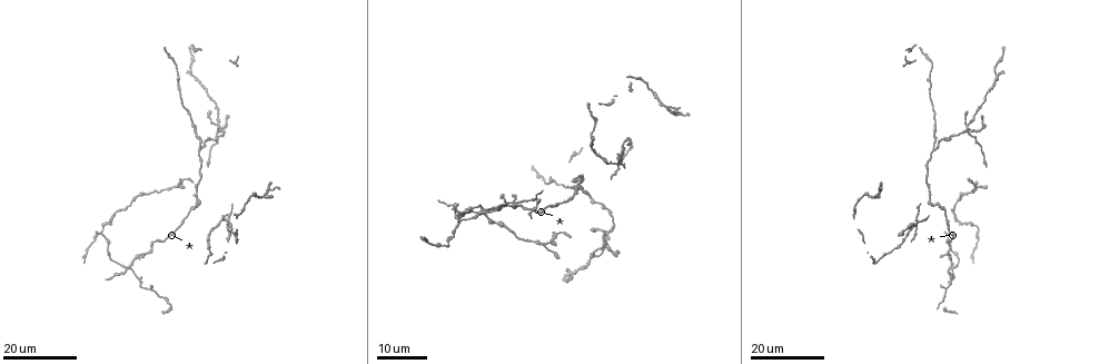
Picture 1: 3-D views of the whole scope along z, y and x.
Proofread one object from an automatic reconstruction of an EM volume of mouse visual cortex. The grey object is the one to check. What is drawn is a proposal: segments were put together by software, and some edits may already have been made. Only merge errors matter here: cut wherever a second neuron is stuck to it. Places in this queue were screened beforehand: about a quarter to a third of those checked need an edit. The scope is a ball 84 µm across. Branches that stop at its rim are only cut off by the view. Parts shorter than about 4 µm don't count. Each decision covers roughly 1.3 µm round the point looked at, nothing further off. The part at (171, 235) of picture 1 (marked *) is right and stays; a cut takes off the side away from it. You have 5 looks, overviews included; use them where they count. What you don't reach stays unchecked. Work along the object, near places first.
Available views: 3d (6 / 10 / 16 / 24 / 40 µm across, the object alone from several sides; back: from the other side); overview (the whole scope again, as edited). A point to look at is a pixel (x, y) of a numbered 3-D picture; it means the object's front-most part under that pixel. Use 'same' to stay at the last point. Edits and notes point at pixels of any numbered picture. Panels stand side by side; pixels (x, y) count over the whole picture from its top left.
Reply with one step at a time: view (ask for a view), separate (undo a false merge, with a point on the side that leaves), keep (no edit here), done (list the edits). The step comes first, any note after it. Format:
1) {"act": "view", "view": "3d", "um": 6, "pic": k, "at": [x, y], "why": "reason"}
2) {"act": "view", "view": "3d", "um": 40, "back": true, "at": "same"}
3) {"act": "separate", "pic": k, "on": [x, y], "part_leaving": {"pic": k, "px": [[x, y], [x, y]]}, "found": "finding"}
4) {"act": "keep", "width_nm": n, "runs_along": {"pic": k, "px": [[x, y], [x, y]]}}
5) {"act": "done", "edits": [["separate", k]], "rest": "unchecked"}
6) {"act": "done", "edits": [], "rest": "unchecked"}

{"act": "view", "view": "3d", "um": 16, "pic": 1, "at": [484, 213], "why": "small branch off a trunk"}

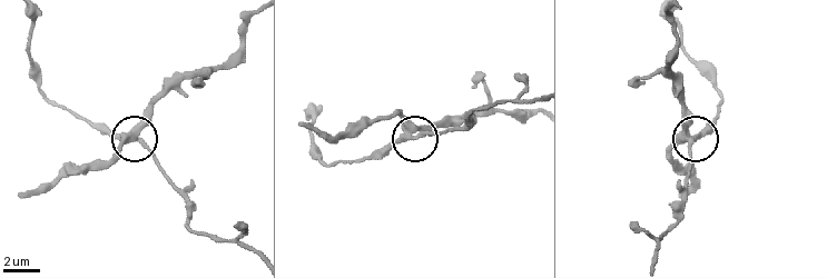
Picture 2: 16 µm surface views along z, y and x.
{"act": "view", "view": "3d", "um": 6, "pic": 2, "at": [413, 138], "why": "closer look"}

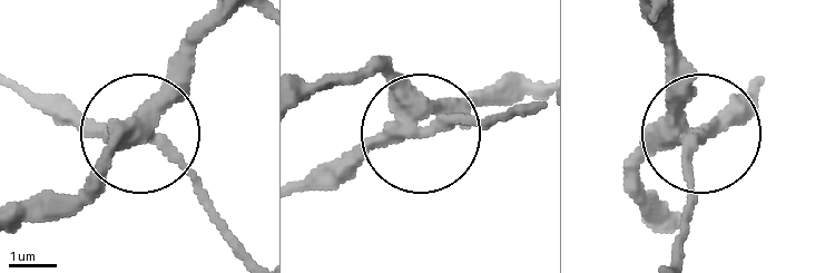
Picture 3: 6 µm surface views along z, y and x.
{"act": "separate", "pic": 3, "on": [68, 106], "width_nm": 360, "part_leaving": {"pic": 3, "px": [[129, 139], [185, 175], [228, 247]]}, "found": "two neurons meet here"}

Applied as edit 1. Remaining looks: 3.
{"act": "view", "view": "3d", "um": 24, "pic": 1, "at": [934, 147]}

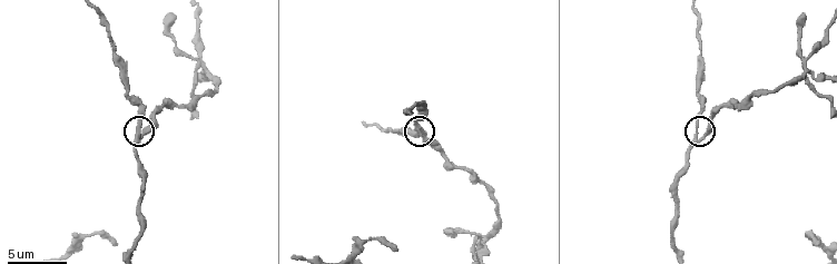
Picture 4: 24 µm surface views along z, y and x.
{"act": "view", "view": "3d", "um": 6, "pic": 4, "at": [419, 131]}

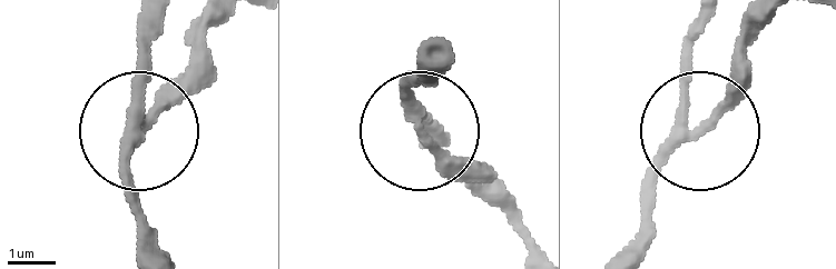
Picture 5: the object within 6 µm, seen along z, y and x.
{"act": "keep", "width_nm": 230, "found": "all the same neuron"}

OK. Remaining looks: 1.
{"act": "view", "view": "3d", "um": 16, "pic": 4, "at": [196, 70], "why": "arms run side by side"}

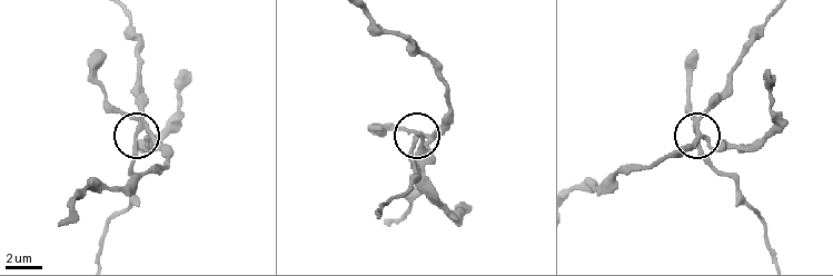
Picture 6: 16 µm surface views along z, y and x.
{"act": "separate", "pic": 6, "on": [132, 157], "arms": 5, "found": "two neurons meet here"}

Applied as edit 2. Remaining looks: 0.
{"act": "done", "edits": [["separate", 3], ["separate", 6]], "rest": "unchecked"}

